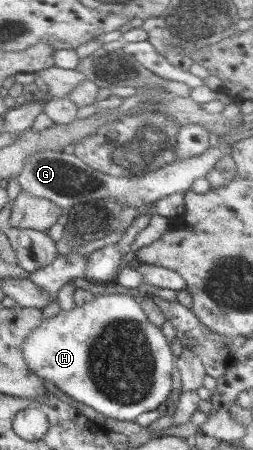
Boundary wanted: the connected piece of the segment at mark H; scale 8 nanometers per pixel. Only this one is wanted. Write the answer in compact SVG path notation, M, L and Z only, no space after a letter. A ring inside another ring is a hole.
M114 293L98 294L86 304L75 305L71 311L60 311L55 317L42 319L25 338L21 349L29 371L41 381L50 381L70 400L84 403L104 418L134 421L138 414L155 410L169 396L176 361L169 345L160 329L147 321L134 297Z

